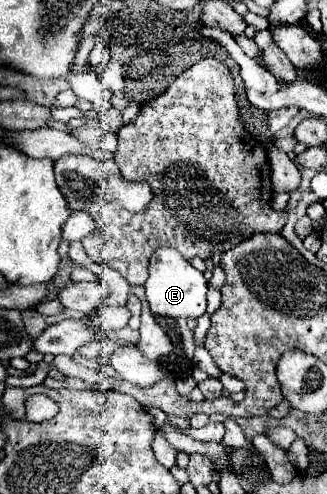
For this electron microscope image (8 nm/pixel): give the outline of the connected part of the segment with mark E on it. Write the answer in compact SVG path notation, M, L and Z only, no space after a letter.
M166 248L166 250L156 250L154 256L150 258L148 266L148 280L144 284L146 288L146 302L150 304L150 312L154 316L166 316L166 318L200 318L206 310L206 292L208 292L208 282L198 272L186 258L180 256L180 252Z

